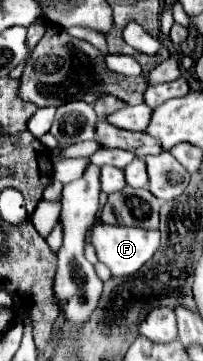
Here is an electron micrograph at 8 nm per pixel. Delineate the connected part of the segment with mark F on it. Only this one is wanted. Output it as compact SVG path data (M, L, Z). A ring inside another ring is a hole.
M93 224L91 228L91 244L97 252L99 262L109 266L111 274L117 278L135 274L159 248L159 230L145 228L129 228L129 226L109 226L109 224Z

